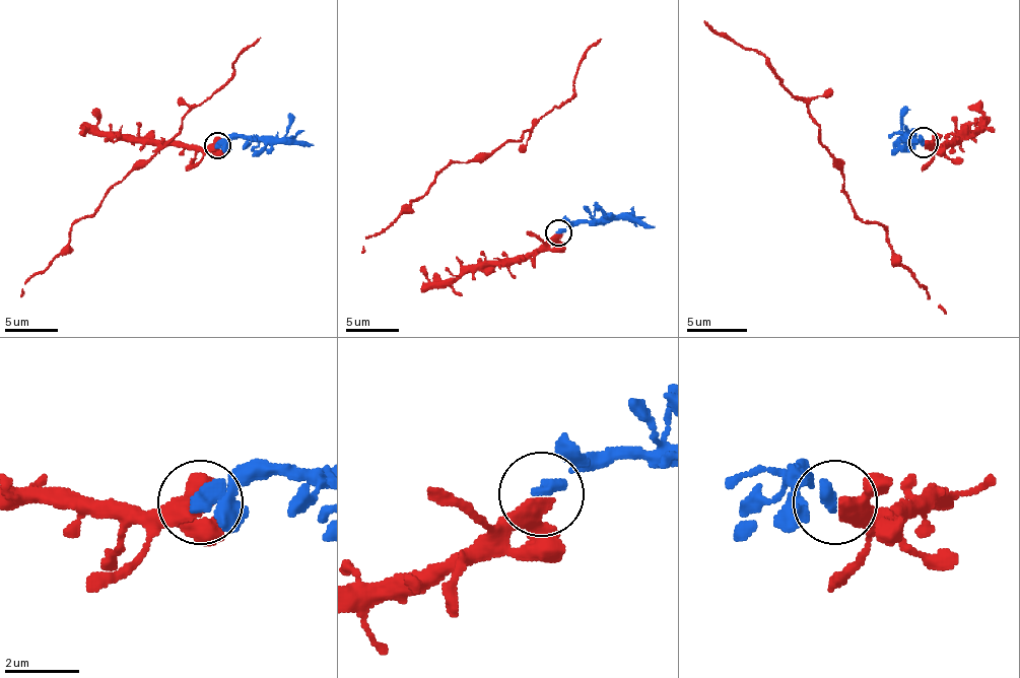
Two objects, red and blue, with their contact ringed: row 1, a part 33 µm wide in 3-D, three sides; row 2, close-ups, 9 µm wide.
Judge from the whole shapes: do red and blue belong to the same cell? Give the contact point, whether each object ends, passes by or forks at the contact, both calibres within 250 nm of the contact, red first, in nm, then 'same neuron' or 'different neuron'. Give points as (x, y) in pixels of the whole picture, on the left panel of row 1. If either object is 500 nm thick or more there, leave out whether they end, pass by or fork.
at (217, 145); red passes by; blue ends there; 400 nm thick on the red side, 400 nm on the other; same neuron

